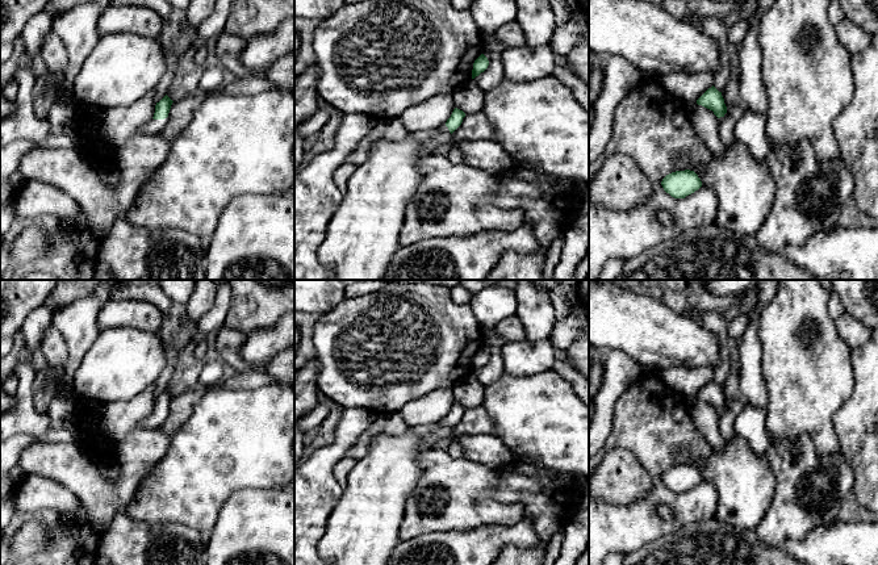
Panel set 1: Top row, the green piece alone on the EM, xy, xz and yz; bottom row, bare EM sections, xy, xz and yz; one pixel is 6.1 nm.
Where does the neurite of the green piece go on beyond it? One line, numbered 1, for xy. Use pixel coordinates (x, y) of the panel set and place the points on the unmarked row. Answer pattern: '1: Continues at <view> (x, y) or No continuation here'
1: Continues at xy (153, 421)

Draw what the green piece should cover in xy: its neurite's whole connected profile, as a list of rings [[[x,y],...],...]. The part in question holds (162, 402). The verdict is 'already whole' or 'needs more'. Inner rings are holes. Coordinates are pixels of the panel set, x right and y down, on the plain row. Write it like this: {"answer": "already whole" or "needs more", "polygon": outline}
{"answer": "needs more", "polygon": [[[167,389],[159,393],[155,399],[154,411],[139,423],[138,428],[159,427],[168,415],[168,407],[172,397],[173,396]]]}

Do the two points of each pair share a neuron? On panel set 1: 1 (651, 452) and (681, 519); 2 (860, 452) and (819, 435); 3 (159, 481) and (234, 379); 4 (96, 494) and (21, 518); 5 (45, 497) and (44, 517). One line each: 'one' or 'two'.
1: one
2: two
3: two
4: two
5: two

